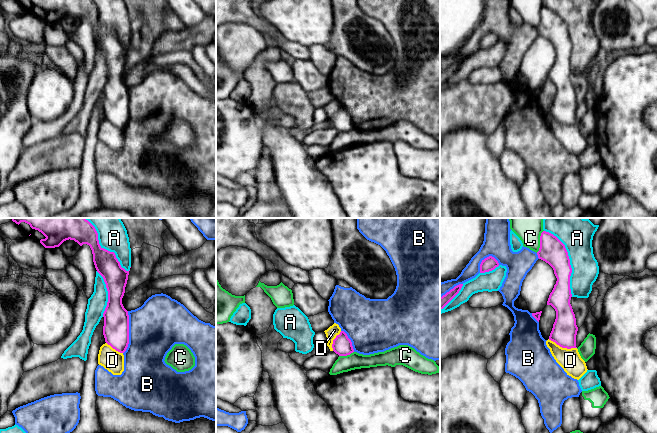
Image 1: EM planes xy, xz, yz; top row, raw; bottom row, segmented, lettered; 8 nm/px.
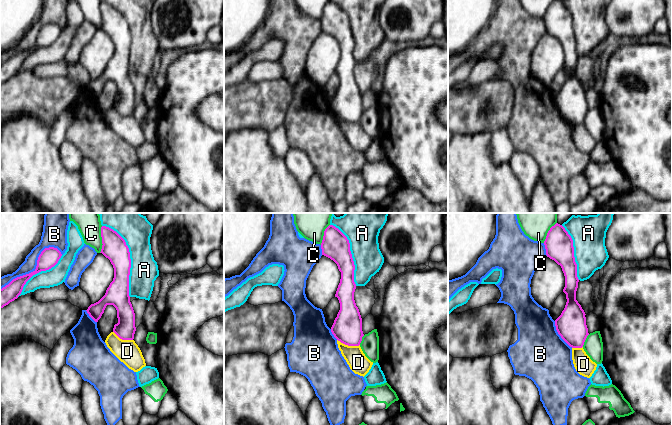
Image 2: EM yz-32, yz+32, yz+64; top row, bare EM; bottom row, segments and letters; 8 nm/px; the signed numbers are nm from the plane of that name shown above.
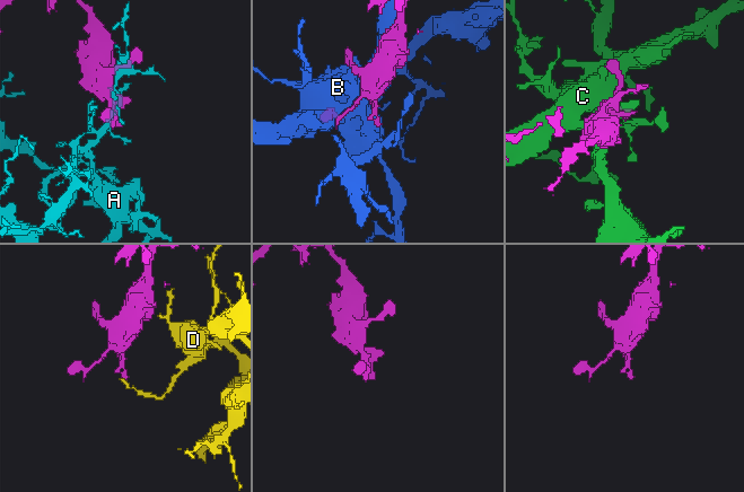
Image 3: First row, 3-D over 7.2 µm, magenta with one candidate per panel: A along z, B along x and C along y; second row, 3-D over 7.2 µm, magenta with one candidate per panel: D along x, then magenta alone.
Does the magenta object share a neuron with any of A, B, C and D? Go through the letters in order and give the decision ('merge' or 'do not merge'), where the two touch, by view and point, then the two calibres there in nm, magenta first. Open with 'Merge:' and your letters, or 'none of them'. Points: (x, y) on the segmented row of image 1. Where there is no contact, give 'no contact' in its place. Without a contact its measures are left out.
Merge: none of them
A: do not merge; meets magenta in yz at (569, 261); 200 nm thick on the magenta side, 260 nm on the other
B: do not merge; meets magenta in xy at (128, 332); 200 nm thick on the magenta side, 420 nm on the other
C: do not merge; meets magenta in yz at (540, 241); 200 nm thick on the magenta side, 280 nm on the other
D: do not merge; meets magenta in yz at (562, 347); 200 nm thick on the magenta side, 180 nm on the other

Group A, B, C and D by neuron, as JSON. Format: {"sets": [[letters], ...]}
{"sets": [["A"], ["B"], ["C"], ["D"]]}

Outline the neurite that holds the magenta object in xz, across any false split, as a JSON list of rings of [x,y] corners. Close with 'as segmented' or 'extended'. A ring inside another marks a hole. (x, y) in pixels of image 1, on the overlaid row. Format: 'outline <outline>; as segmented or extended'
outline [[[344,331],[333,340],[332,348],[339,356],[347,356],[354,352],[352,342]]]; as segmented

